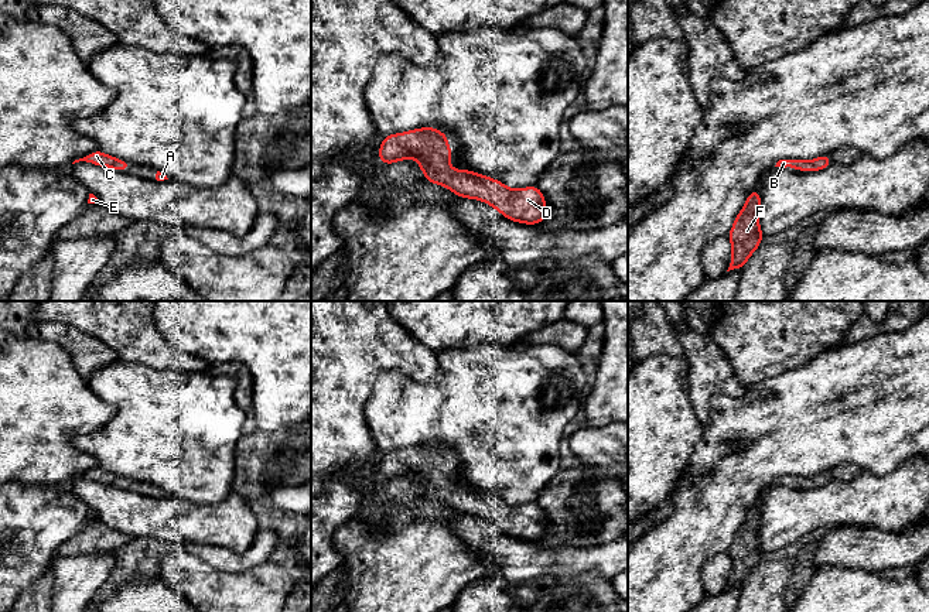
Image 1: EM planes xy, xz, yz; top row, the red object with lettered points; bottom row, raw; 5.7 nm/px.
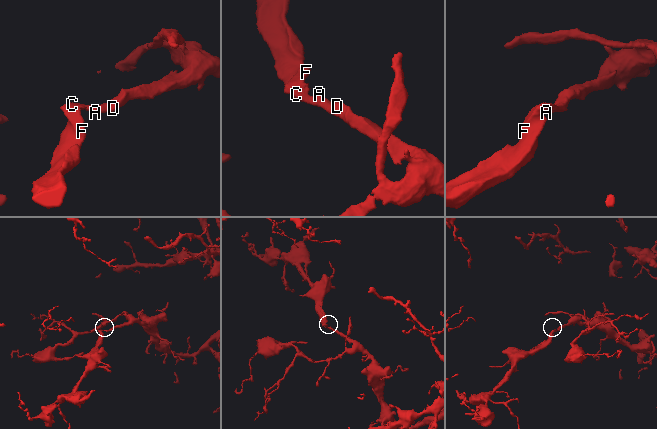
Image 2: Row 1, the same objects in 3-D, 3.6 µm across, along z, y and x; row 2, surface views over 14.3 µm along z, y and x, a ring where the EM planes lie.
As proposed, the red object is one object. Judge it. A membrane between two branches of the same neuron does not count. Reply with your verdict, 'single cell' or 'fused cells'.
single cell

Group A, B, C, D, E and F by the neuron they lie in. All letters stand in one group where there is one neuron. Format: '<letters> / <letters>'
A B C D E F

